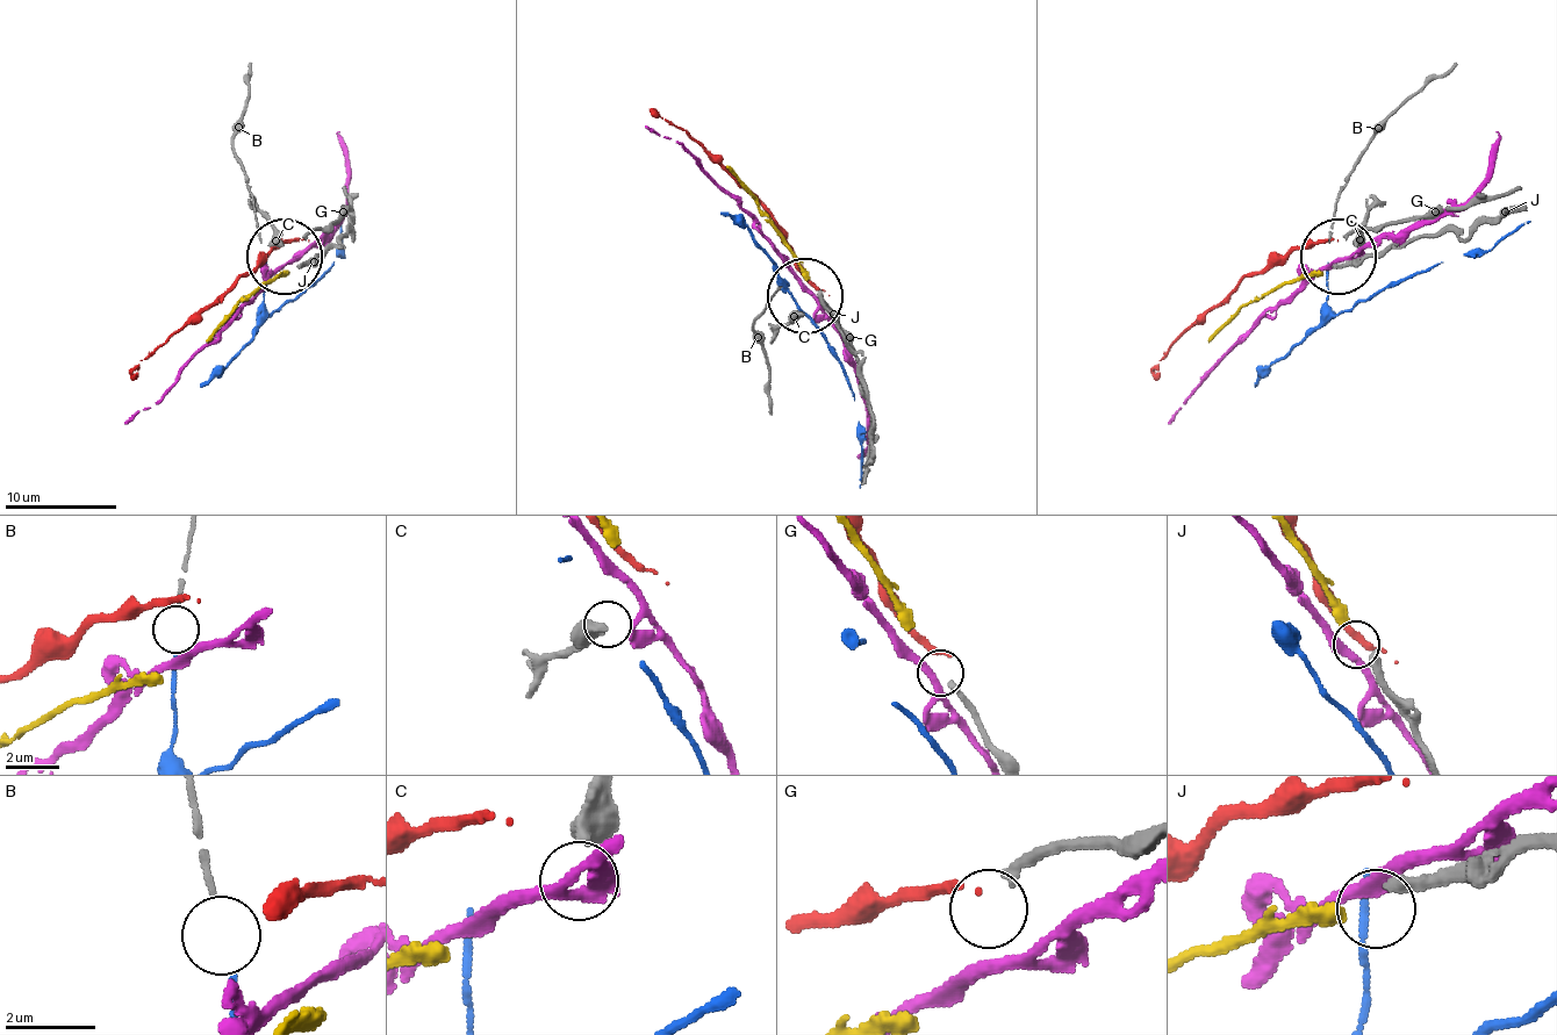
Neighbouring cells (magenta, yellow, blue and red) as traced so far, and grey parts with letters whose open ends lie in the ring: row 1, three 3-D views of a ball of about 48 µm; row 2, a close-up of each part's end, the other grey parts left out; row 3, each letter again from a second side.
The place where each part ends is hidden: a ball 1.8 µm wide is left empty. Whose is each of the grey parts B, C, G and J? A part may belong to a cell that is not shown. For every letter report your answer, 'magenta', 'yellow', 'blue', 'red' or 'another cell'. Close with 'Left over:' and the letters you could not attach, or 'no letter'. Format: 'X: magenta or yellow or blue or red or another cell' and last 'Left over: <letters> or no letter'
B: blue
C: another cell
G: red
J: yellow
Left over: C

